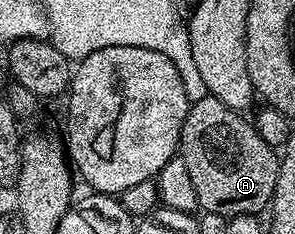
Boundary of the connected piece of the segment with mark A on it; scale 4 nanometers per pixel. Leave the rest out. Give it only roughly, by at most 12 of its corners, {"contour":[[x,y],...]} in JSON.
{"contour":[[214,97],[192,102],[179,156],[206,213],[260,214],[279,153]]}

